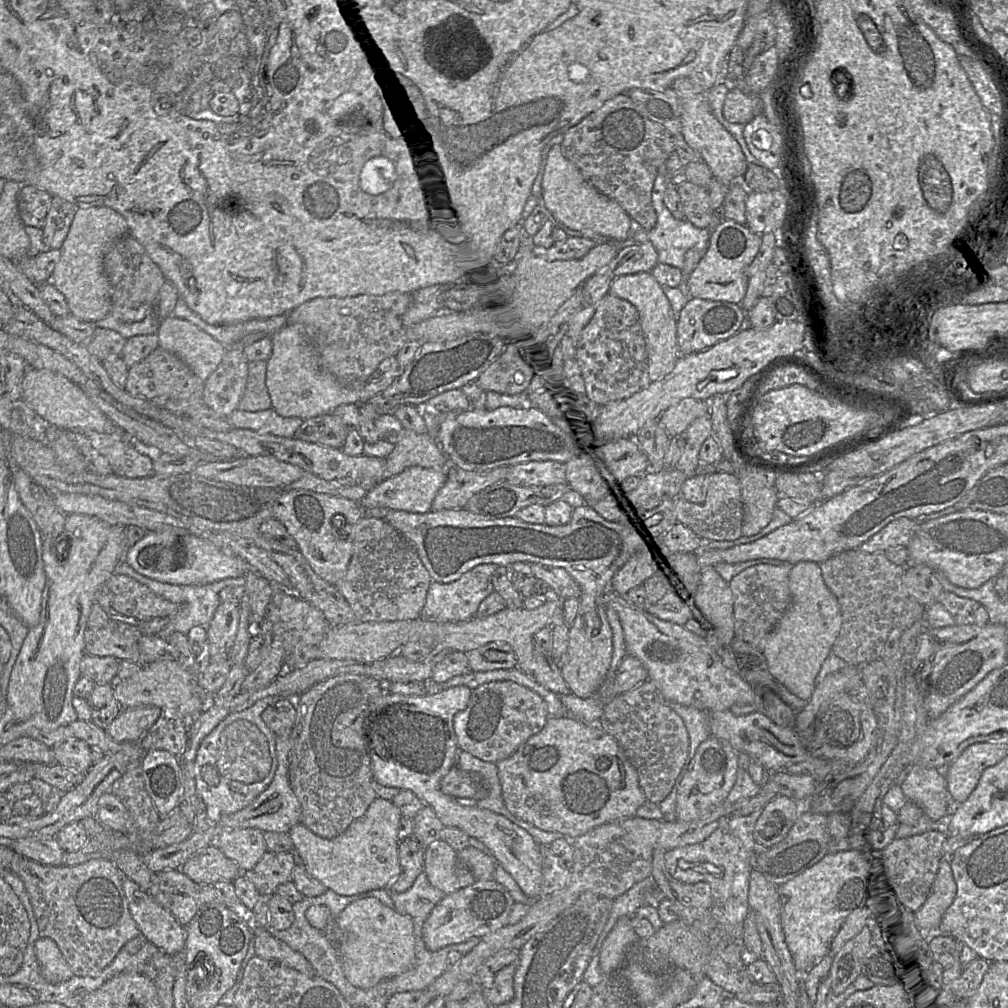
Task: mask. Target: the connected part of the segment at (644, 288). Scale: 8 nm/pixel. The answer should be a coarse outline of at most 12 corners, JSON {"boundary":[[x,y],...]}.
{"boundary":[[651,272],[617,277],[609,293],[638,310],[650,381],[674,369],[677,321]]}

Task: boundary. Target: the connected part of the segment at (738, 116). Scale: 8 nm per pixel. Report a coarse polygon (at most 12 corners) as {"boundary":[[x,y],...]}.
{"boundary":[[730,88],[723,115],[747,124],[762,112],[762,101]]}

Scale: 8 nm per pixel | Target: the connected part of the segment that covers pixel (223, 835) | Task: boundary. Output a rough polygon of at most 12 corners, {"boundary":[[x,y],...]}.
{"boundary":[[256,828],[223,829],[213,844],[245,872],[267,852]]}

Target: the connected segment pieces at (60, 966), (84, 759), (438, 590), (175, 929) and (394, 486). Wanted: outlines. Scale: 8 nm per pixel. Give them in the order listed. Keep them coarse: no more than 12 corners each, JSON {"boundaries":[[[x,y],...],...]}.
{"boundaries":[[[39,937],[35,953],[43,978],[62,983],[74,974],[57,944]],[[69,738],[53,747],[54,763],[85,774],[92,748]],[[497,565],[431,581],[420,617],[462,622],[493,591]],[[131,879],[122,888],[147,942],[183,952],[186,928]],[[412,466],[358,503],[426,513],[447,471]]]}

